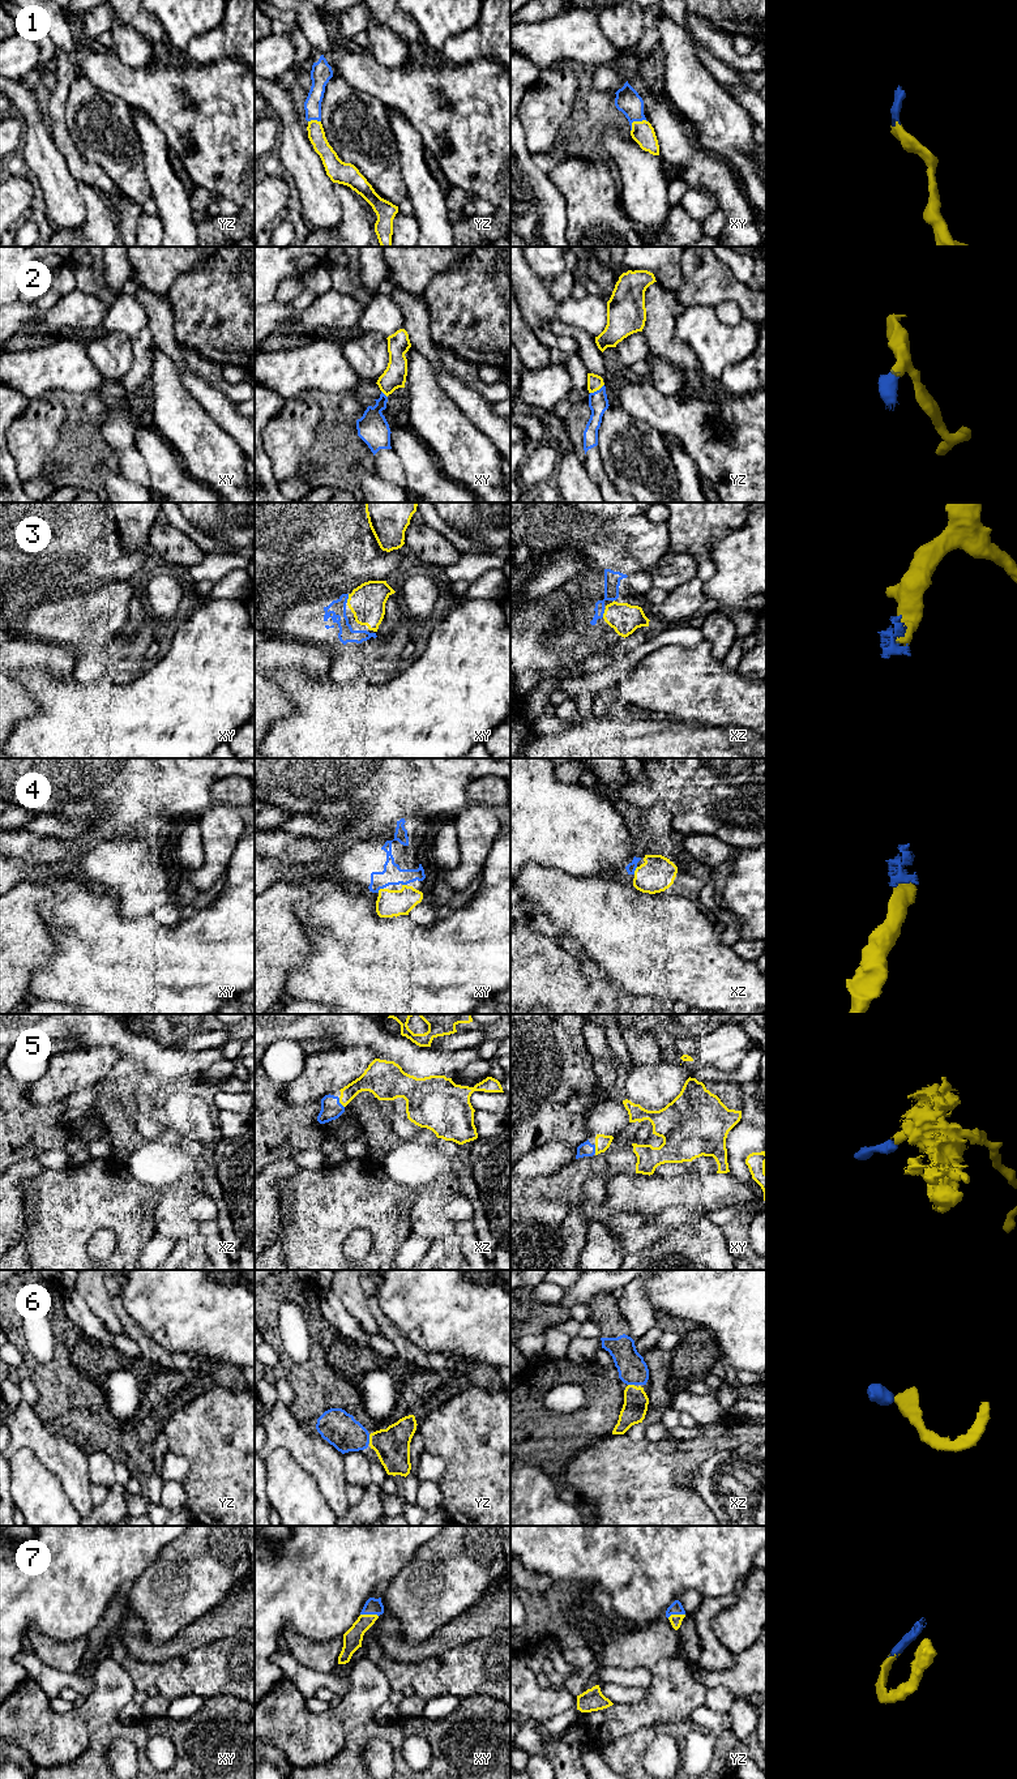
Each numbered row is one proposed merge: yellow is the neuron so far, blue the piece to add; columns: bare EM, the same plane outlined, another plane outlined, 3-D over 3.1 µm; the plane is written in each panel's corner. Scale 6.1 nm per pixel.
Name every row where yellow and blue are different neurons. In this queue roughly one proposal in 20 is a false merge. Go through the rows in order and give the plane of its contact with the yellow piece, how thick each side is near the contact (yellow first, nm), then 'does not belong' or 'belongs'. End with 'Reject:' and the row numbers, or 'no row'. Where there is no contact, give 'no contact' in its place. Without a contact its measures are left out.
1: contact in xy; calibres 140 and 150 nm; belongs
2: contact in yz; calibres 100 and 120 nm; belongs
3: contact in xy; calibres 220 and 100 nm; belongs
4: contact in xz; calibres 220 and 60 nm; belongs
5: contact in xz; calibres 160 and 130 nm; belongs
6: contact in yz; calibres 220 and 220 nm; belongs
7: contact in xy; calibres 120 and 100 nm; belongs
Reject: no row

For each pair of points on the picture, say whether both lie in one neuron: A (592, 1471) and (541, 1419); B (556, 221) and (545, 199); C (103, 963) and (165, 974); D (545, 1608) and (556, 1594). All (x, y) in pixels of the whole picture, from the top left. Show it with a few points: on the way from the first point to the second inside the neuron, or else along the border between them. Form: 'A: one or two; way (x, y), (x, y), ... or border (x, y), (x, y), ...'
A: two; border (602, 1437), (576, 1453), (565, 1463), (559, 1479)
B: one; way (551, 216), (548, 204)
C: one; way (119, 969), (129, 974), (149, 974)
D: one; way (548, 1604), (555, 1598)

